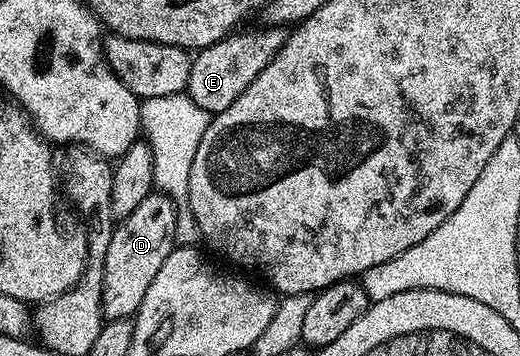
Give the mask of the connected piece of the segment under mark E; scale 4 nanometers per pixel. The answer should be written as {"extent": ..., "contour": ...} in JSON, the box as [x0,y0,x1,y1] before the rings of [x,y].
{"extent":[186,25,285,116],"contour":[[[265,25],[263,29],[241,29],[210,44],[205,50],[195,51],[186,93],[194,104],[198,104],[198,108],[210,116],[221,114],[230,108],[230,104],[234,104],[234,100],[238,100],[238,96],[242,96],[242,92],[246,92],[246,88],[250,88],[250,84],[254,84],[258,72],[262,72],[262,68],[274,60],[284,43],[285,27]]]}

